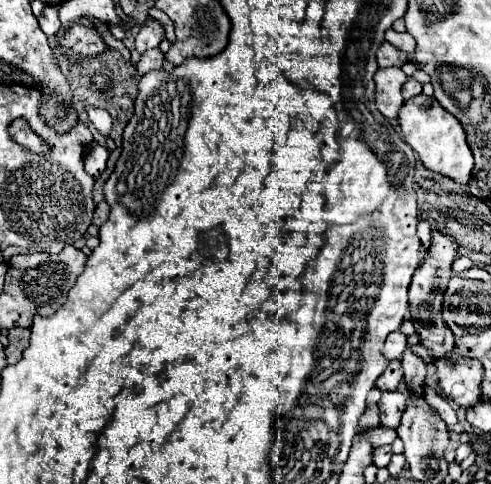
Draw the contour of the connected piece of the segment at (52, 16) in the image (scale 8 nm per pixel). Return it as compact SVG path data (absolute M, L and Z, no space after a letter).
M45 7L43 9L43 13L41 13L41 17L39 17L39 27L47 33L47 35L53 35L53 33L57 33L57 29L59 29L59 17L57 17L57 11L59 11L59 7Z

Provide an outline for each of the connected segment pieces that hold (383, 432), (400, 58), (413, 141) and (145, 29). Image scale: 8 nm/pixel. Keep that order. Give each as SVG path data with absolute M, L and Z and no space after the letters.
M377 427L377 429L369 429L369 431L363 431L363 437L371 437L371 443L377 447L381 445L391 445L397 437L397 431L393 429L387 429L387 427Z
M385 41L377 51L377 63L379 67L391 67L391 65L401 67L403 63L407 63L407 53L391 47L391 43Z
M423 93L417 95L417 97L411 97L409 101L403 103L397 121L399 121L399 127L401 127L401 133L403 133L405 141L419 155L421 163L429 171L435 171L443 177L449 177L449 179L457 181L457 183L469 183L471 181L473 155L471 155L471 149L465 141L463 127L433 97L427 97Z
M147 19L135 39L135 47L139 53L145 53L147 49L157 47L161 39L165 39L165 27L157 19Z

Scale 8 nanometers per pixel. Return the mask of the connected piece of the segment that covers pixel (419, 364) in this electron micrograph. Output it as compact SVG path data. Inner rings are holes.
M407 347L403 353L403 359L401 359L401 365L405 371L405 383L407 383L409 391L415 395L421 395L423 381L425 381L425 363L415 353L411 353L411 349Z

